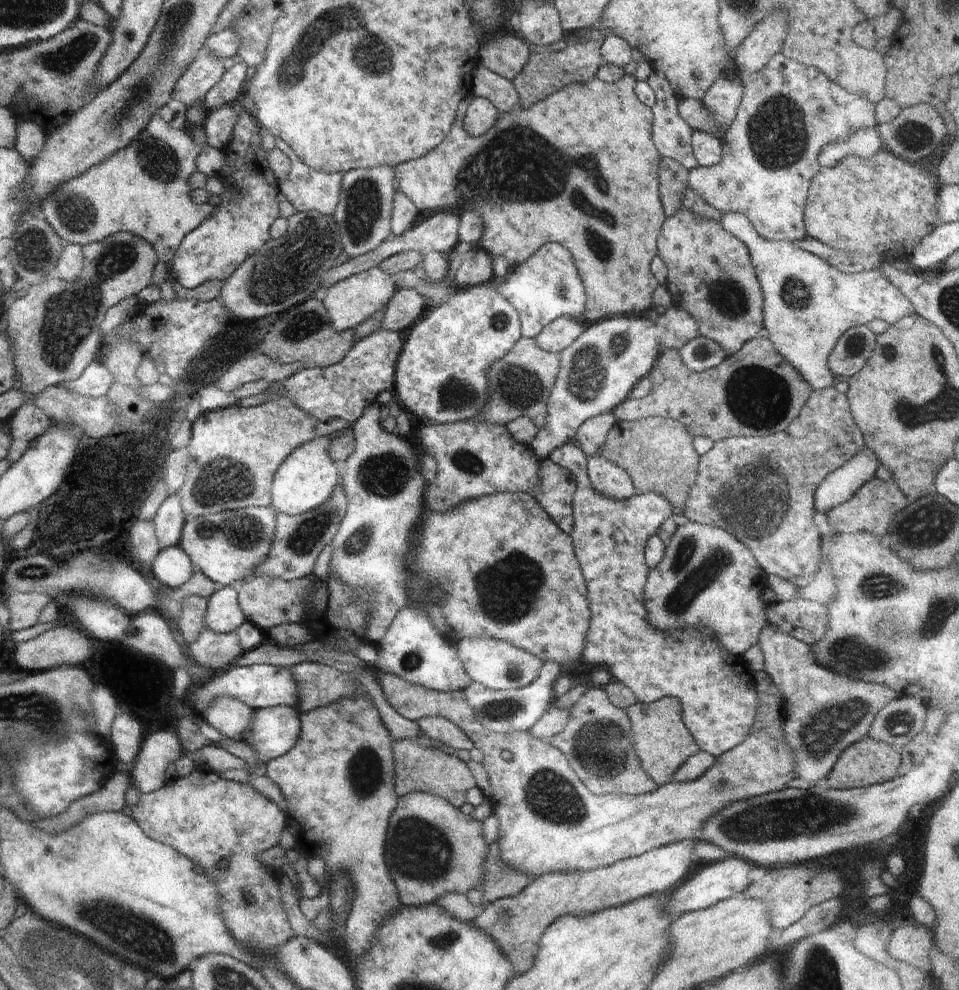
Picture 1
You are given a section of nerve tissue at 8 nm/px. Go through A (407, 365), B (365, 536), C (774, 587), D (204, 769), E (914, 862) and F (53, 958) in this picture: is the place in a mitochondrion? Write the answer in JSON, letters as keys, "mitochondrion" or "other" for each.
{"A":"other","B":"mitochondrion","C":"other","D":"other","E":"other","F":"mitochondrion"}

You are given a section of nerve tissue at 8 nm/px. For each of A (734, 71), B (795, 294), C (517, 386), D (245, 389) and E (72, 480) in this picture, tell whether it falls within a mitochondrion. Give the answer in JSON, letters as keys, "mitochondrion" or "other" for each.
{"A":"other","B":"mitochondrion","C":"mitochondrion","D":"other","E":"other"}

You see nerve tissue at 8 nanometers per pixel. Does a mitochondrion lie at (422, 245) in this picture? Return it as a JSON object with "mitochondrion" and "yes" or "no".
{"mitochondrion":"no"}

